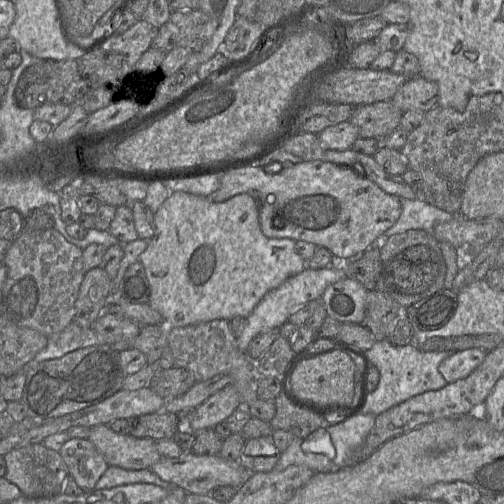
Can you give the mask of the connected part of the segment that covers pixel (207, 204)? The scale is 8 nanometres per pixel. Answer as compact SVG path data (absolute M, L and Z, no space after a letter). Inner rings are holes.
M183 191L171 192L160 208L154 213L155 233L148 240L146 250L140 255L147 280L150 285L148 305L158 311L168 327L184 327L217 319L232 320L234 318L248 317L262 298L271 290L279 287L293 275L298 274L307 267L307 261L295 249L295 240L291 238L268 238L261 230L259 223L259 210L256 200L247 193L237 194L225 201L214 202L208 197L198 196Z

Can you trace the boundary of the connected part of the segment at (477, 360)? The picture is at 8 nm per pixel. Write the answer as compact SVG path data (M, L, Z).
M478 348L457 351L443 360L438 370L451 384L470 375L484 361L487 353Z

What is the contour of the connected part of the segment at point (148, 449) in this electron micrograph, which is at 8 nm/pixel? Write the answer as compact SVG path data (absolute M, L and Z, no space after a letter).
M109 425L92 427L88 439L109 466L118 466L127 470L143 470L151 468L162 458L157 448L157 441L121 435L113 431Z

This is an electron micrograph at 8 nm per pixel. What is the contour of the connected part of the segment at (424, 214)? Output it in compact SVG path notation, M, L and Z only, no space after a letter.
M419 198L414 200L401 199L401 203L402 212L399 219L384 232L382 239L413 229L432 233L432 229L437 224L448 222L455 215L460 215L441 210Z

